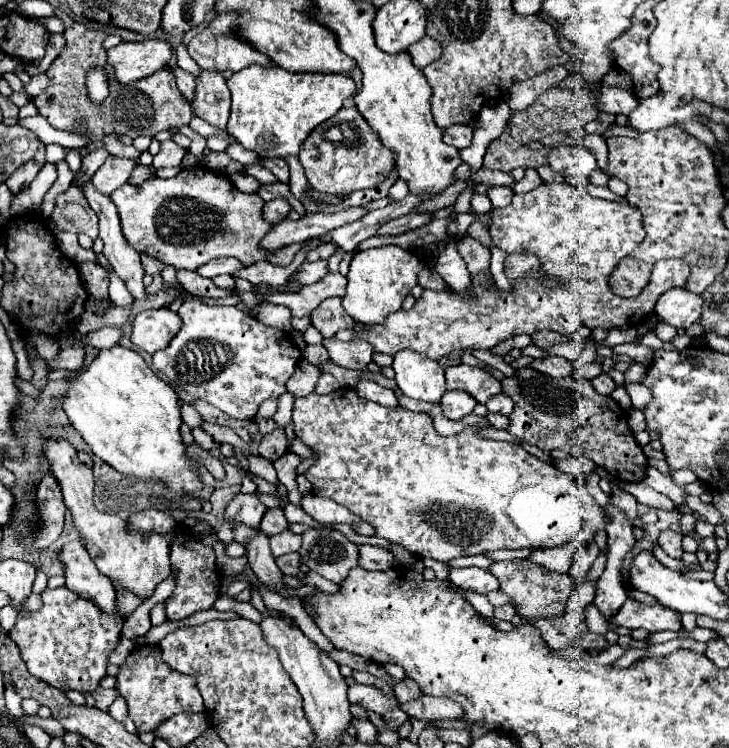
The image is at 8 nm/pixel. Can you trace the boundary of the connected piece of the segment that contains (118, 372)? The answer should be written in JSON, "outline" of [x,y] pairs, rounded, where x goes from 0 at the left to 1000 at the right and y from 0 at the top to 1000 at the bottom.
{"outline":[[[170,463],[137,468],[118,492],[99,497],[91,508],[96,519],[85,532],[85,545],[137,615],[167,634],[225,642],[244,660],[266,660],[277,652],[247,586],[244,527],[203,492],[187,468]]]}

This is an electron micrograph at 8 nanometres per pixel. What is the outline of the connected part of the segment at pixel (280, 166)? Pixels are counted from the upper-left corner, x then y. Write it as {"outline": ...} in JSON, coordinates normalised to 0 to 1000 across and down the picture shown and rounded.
{"outline":[[[357,211],[357,219],[370,227],[384,243],[395,246],[395,219],[387,214],[387,211]]]}

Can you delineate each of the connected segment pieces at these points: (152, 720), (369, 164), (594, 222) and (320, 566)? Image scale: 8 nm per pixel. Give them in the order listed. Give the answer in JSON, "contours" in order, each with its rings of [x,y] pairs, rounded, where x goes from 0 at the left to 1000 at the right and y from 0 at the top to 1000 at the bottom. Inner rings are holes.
{"contours":[[[[209,861],[189,864],[176,877],[170,890],[165,890],[165,898],[159,906],[162,906],[159,920],[173,933],[178,960],[187,968],[189,979],[211,979],[225,963],[230,963],[241,955],[250,955],[250,952],[272,955],[272,952],[283,949],[280,936],[272,925],[269,909],[258,901],[247,901],[247,898],[236,896],[233,890],[228,890],[217,864],[209,864]]],[[[486,142],[466,144],[461,155],[433,168],[414,190],[409,209],[425,251],[461,262],[510,251],[521,246],[540,225],[540,206],[521,190],[519,179],[505,168]]],[[[776,243],[741,246],[724,259],[705,259],[697,278],[678,278],[672,316],[675,329],[689,332],[697,340],[727,337],[738,342],[746,372],[763,372],[774,382],[752,385],[746,374],[722,372],[719,377],[705,377],[700,390],[691,390],[680,380],[672,382],[667,366],[647,366],[645,393],[626,393],[617,385],[606,390],[582,388],[565,414],[540,417],[521,436],[502,436],[505,441],[491,452],[505,455],[513,463],[513,471],[543,473],[562,465],[601,481],[620,468],[672,468],[708,447],[757,441],[782,449],[798,433],[809,441],[875,436],[897,417],[905,393],[919,385],[936,385],[947,369],[947,356],[941,350],[908,348],[894,364],[889,388],[872,401],[845,401],[834,385],[834,369],[840,358],[861,342],[861,334],[870,334],[881,324],[881,289],[859,265],[812,265],[804,254]]],[[[422,706],[414,719],[414,754],[447,775],[466,781],[491,757],[491,730],[464,709]]]]}

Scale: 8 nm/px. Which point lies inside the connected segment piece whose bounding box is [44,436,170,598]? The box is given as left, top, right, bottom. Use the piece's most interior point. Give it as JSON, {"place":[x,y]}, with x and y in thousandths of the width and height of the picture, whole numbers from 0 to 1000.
{"place":[189,750]}

